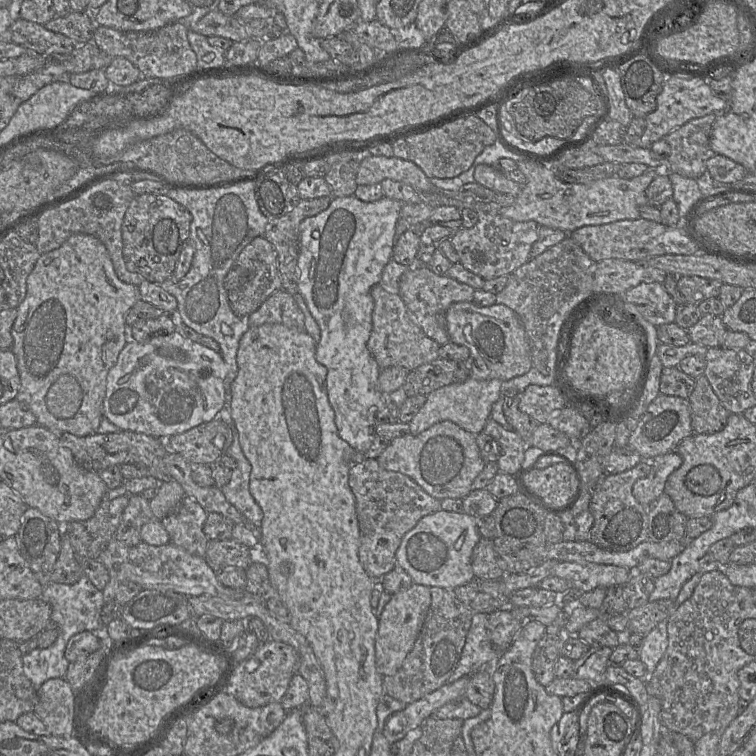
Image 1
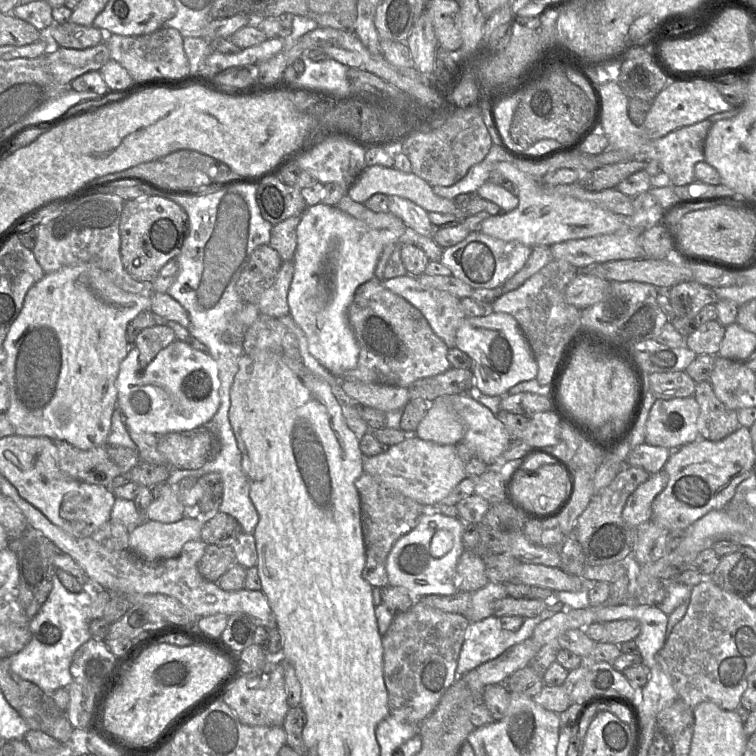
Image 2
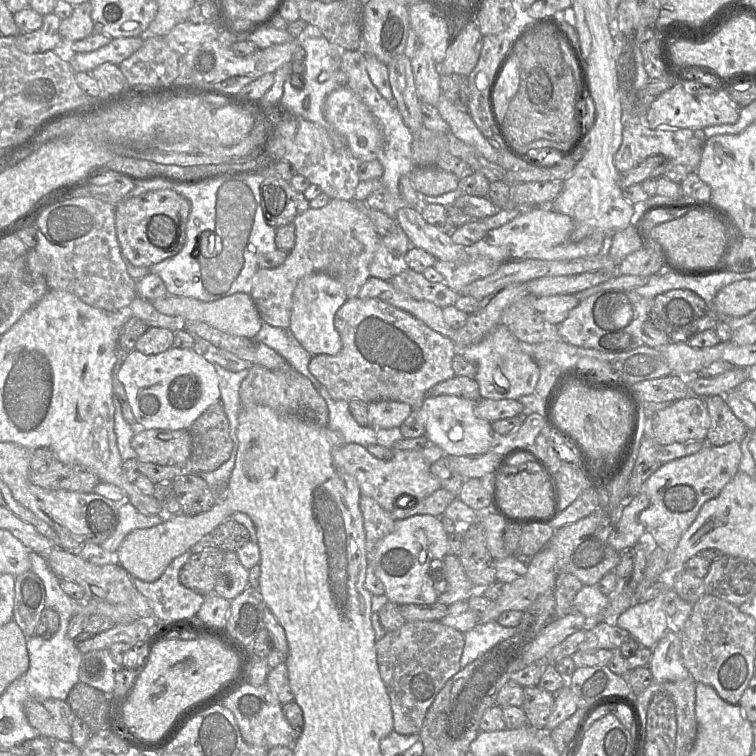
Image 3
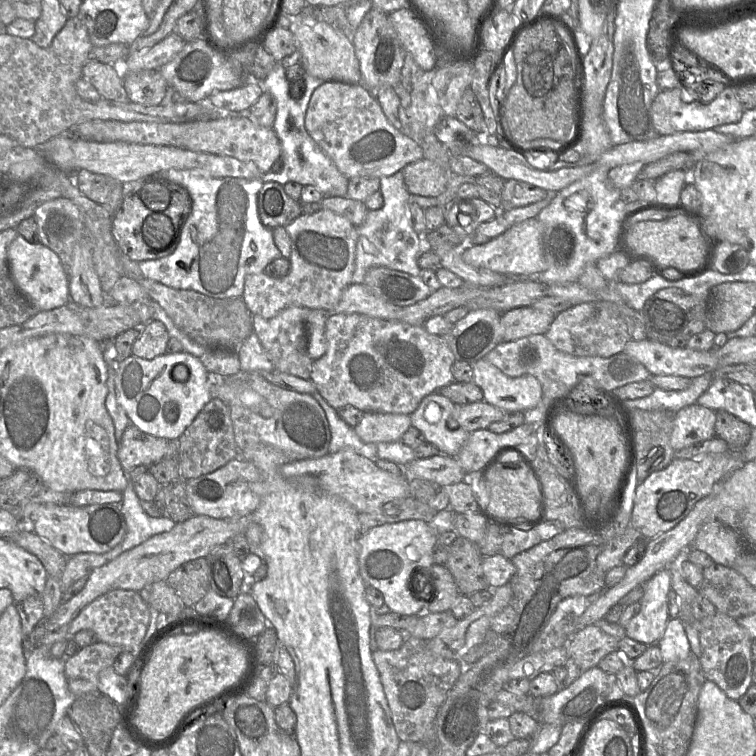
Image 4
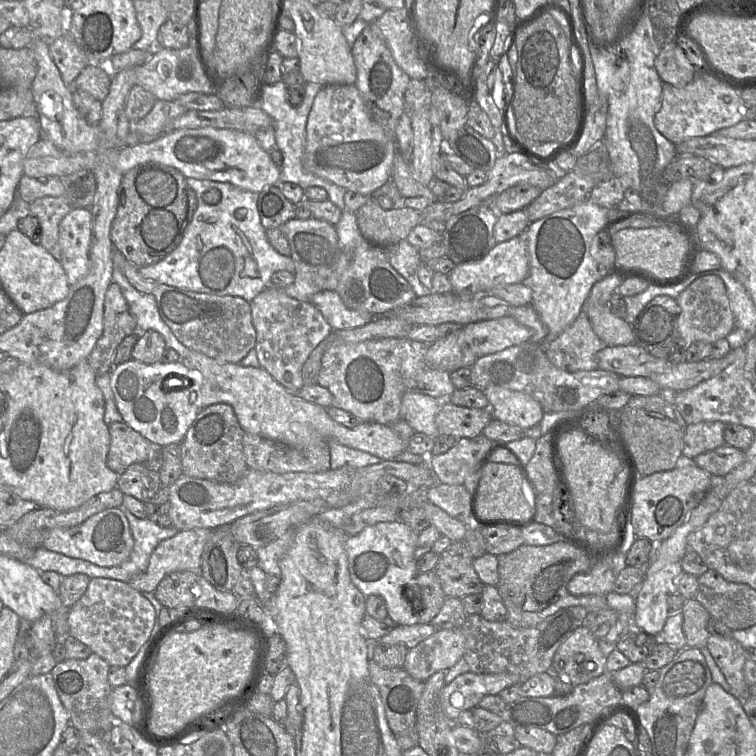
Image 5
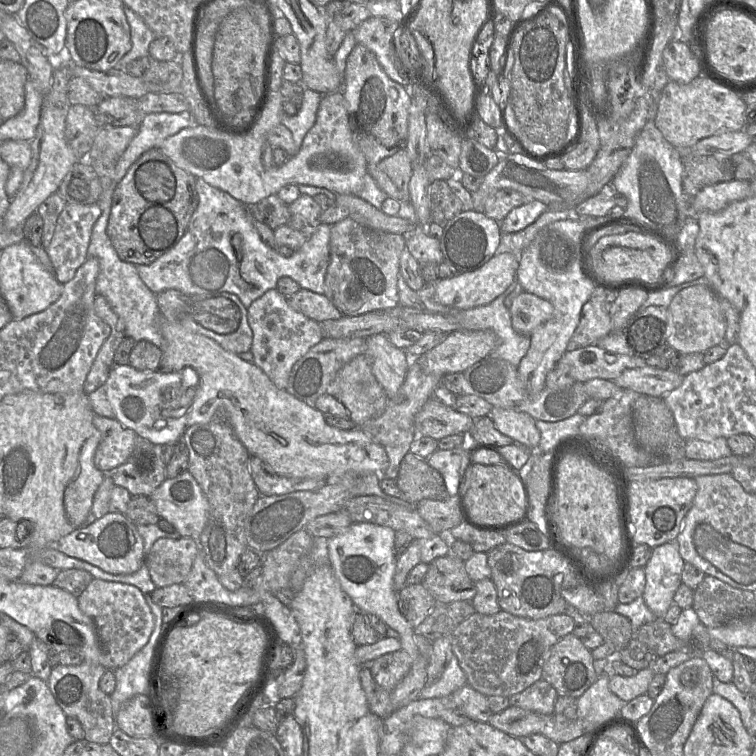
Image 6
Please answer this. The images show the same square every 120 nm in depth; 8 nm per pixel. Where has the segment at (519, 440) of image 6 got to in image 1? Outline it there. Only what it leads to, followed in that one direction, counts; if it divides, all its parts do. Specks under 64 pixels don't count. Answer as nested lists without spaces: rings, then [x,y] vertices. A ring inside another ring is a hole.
[[[457,302],[447,309],[445,319],[450,341],[470,351],[466,362],[470,377],[479,381],[507,381],[526,374],[533,367],[527,333],[518,315],[509,307],[497,303],[479,307],[473,302]]]

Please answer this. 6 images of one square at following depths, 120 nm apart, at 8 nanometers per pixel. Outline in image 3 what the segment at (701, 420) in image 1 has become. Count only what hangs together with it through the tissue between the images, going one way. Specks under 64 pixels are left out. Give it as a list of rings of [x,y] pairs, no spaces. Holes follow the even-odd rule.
[[[722,395],[705,398],[710,416],[706,440],[712,446],[741,442],[747,433],[746,425],[735,416]]]

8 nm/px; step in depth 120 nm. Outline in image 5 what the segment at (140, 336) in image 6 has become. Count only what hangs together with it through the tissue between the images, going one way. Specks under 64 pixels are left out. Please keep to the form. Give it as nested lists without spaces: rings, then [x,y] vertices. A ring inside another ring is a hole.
[[[113,268],[111,283],[119,285],[139,331],[158,332],[164,338],[167,349],[175,350],[181,359],[188,357],[191,350],[174,336],[171,329],[162,320],[153,295],[142,293],[134,288],[119,268]]]

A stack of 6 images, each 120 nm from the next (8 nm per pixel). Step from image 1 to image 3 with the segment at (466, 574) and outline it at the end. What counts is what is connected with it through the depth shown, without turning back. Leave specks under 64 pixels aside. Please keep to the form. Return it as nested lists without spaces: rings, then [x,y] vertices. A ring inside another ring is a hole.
[[[420,514],[410,518],[395,520],[393,531],[379,544],[370,555],[370,564],[385,586],[385,595],[389,601],[396,605],[404,604],[433,604],[437,602],[439,594],[434,588],[434,575],[432,568],[440,568],[438,562],[442,561],[448,553],[449,535],[444,530],[442,521],[432,515]]]

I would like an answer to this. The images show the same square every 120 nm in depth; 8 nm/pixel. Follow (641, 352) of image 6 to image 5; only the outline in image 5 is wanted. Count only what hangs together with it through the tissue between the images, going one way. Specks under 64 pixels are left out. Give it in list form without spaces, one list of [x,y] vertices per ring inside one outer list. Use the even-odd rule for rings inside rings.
[[[668,295],[653,298],[632,323],[635,342],[651,355],[669,359],[667,342],[680,338],[677,330],[681,308],[676,299]]]

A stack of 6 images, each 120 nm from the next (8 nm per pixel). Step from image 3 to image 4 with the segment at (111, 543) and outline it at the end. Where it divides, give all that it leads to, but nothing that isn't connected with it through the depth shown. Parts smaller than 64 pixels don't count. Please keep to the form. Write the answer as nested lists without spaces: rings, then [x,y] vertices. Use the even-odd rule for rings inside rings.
[[[130,478],[127,487],[123,491],[120,507],[127,527],[123,540],[105,553],[76,554],[77,558],[86,561],[91,568],[97,568],[108,563],[123,552],[141,544],[150,537],[170,531],[176,525],[176,522],[170,518],[164,516],[151,517],[144,512],[141,507],[141,500],[134,490]]]

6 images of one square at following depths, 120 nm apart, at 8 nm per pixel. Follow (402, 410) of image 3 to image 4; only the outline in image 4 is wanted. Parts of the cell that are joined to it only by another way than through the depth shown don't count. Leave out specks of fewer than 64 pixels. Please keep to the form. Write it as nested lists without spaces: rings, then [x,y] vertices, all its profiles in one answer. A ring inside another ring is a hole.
[[[367,412],[360,423],[353,427],[358,437],[365,443],[397,442],[411,426],[410,415]]]

